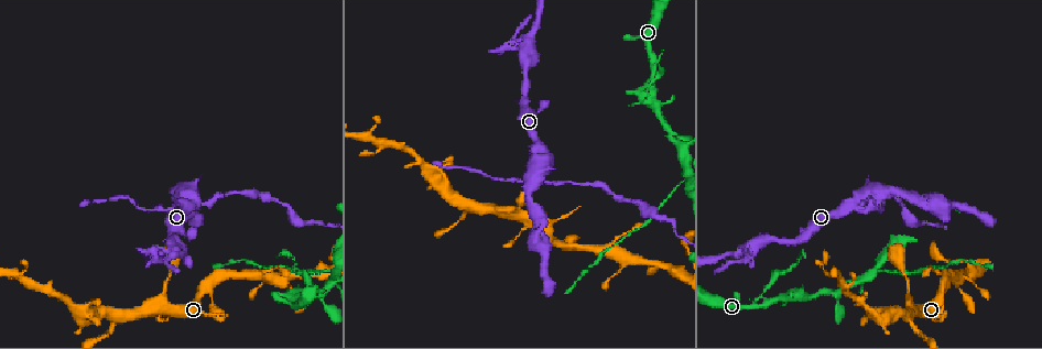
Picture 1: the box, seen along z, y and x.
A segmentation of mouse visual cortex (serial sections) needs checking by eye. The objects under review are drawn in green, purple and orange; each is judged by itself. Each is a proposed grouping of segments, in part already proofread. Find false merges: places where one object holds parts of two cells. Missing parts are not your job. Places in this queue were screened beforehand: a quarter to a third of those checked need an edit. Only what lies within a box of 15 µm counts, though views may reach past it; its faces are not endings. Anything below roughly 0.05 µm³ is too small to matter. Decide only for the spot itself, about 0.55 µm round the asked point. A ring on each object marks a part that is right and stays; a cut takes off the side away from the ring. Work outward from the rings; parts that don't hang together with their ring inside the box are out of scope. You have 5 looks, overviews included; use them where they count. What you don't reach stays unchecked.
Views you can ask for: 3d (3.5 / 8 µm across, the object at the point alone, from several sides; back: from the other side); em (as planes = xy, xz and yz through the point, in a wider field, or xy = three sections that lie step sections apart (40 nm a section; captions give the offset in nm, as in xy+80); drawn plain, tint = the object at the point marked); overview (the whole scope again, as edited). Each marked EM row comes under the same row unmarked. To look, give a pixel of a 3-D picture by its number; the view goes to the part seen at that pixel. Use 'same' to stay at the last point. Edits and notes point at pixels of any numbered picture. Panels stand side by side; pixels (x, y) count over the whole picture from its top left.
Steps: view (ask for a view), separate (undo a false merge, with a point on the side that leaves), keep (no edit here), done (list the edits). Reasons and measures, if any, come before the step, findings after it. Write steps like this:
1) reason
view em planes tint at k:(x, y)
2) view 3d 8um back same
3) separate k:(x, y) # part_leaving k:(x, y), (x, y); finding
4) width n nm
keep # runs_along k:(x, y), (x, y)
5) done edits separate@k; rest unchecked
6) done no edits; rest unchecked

side arm on a straight run
view 3d 3.5um back at 1:(521, 182)

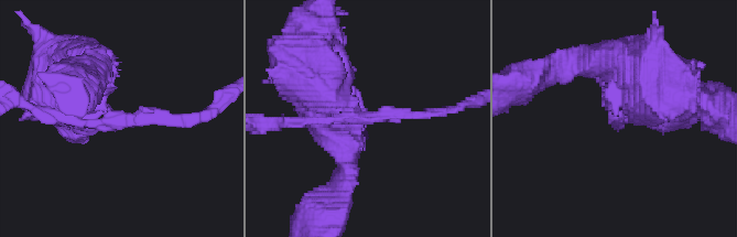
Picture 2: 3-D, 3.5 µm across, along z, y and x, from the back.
arms 3; arm_widths 150, 150, 450 nm; need the tissue
view em xy step 5 tint at 2:(357, 118)

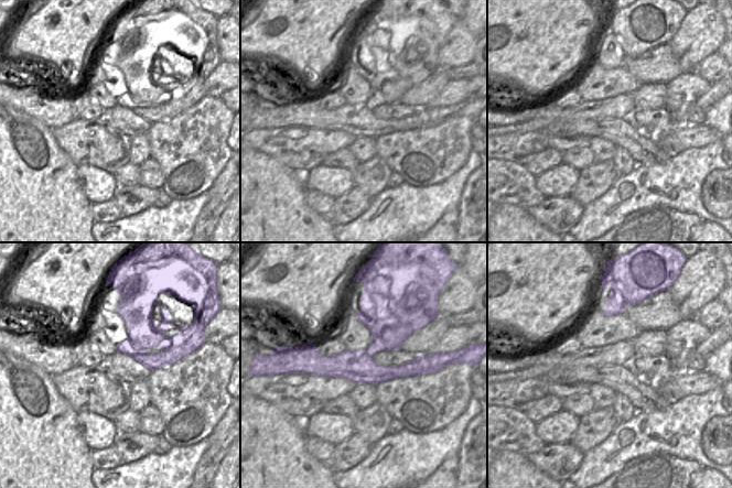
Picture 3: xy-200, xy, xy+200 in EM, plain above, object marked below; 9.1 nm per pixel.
separate 2:(390, 110) # a second cell is stuck on

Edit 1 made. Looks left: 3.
view overview

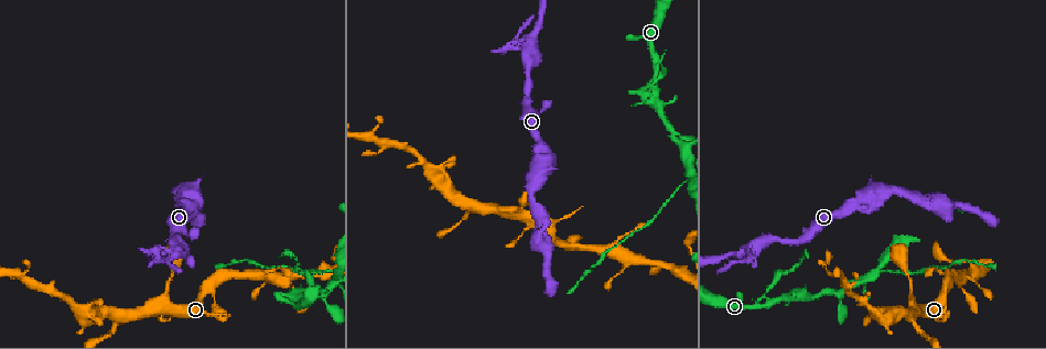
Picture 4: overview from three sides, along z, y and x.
view 3d 8um at 4:(524, 49)

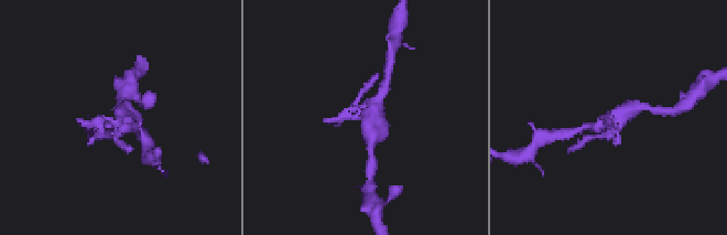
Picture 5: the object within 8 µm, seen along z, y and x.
shape alone is not enough
view em xy step 2 tint at 5:(365, 118)

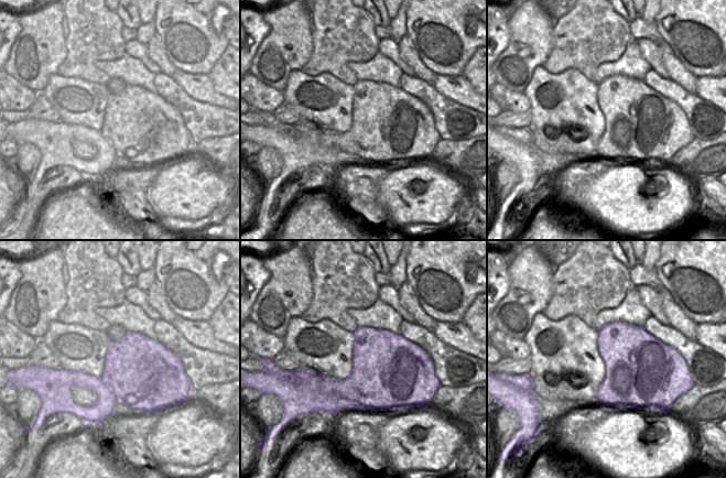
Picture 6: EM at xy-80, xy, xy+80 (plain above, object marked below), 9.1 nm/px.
keep # all the same cell

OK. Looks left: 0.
done edits separate@2; rest unchecked

